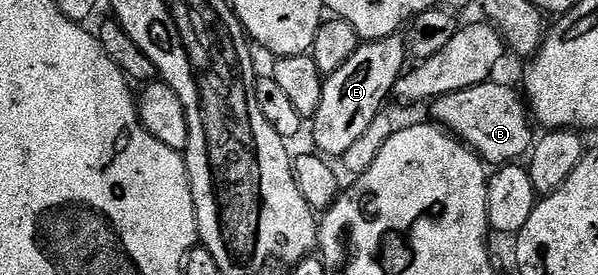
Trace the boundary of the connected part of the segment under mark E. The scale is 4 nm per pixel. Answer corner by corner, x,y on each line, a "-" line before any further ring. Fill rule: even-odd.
401,35
361,43
338,70
325,77
322,99
310,120
313,147
327,157
343,157
368,129
375,116
381,113
382,104
386,96
393,93
396,82
405,71
406,62
407,43

